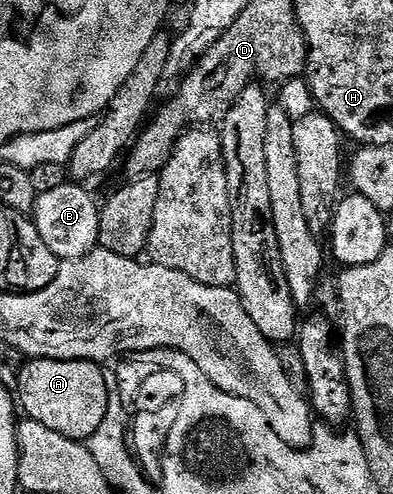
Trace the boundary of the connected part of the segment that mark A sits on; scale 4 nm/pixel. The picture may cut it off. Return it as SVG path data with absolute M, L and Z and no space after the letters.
M28 358L26 362L18 368L17 374L19 374L19 395L17 391L17 403L21 408L22 414L26 418L37 421L41 425L45 425L45 429L53 429L53 433L61 433L61 437L69 437L70 439L77 439L80 441L91 441L95 434L100 430L104 430L107 422L107 410L111 404L111 397L113 394L112 388L107 388L107 379L109 383L109 375L103 372L104 368L98 363L90 363L88 359L33 359Z

